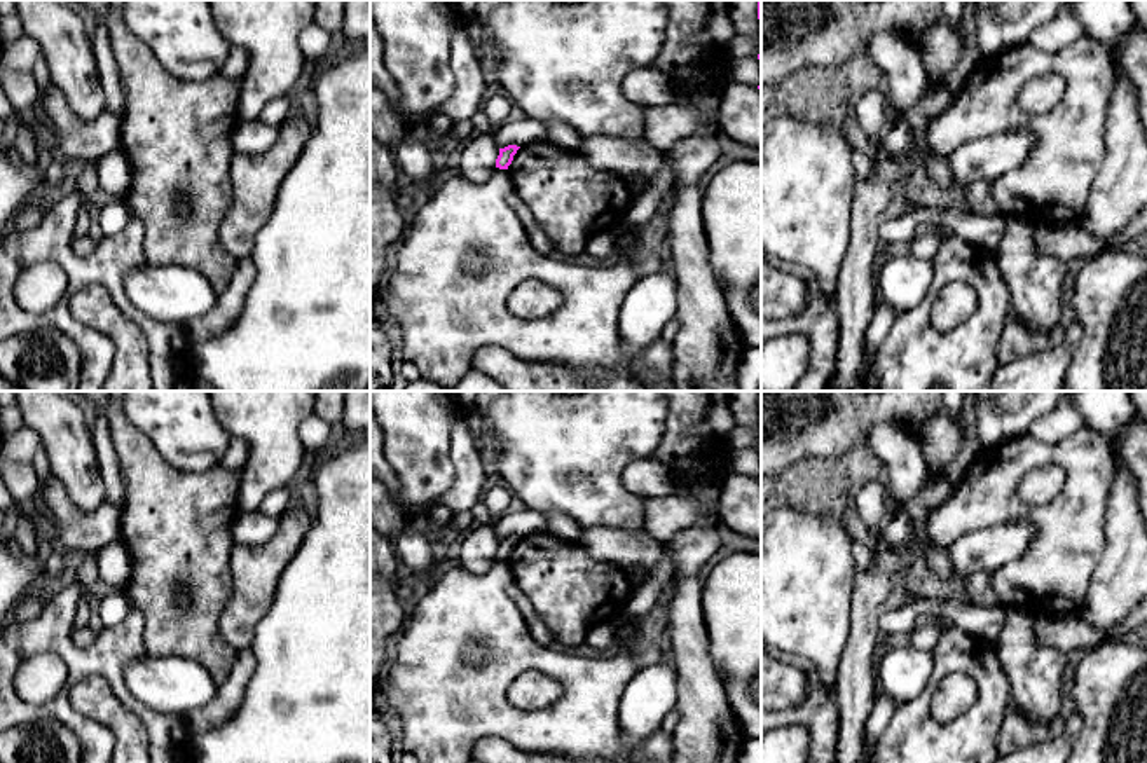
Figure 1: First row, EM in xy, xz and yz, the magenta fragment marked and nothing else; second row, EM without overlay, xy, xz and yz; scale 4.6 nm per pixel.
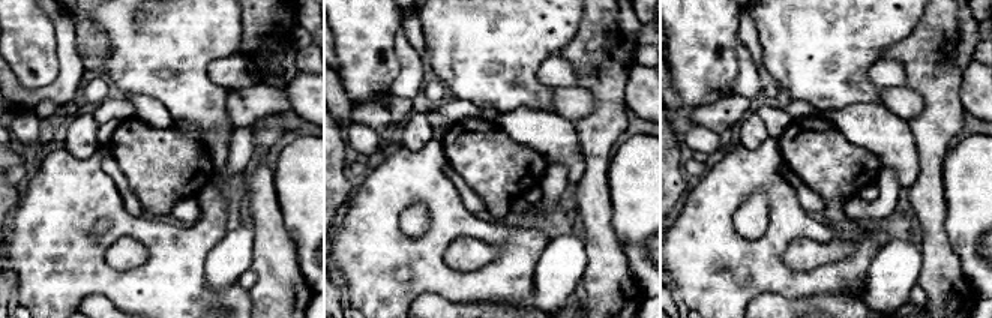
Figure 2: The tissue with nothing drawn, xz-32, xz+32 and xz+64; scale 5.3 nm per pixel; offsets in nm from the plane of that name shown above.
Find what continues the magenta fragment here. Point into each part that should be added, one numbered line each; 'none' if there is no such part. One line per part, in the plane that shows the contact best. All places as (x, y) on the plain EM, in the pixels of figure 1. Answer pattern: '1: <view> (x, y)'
none

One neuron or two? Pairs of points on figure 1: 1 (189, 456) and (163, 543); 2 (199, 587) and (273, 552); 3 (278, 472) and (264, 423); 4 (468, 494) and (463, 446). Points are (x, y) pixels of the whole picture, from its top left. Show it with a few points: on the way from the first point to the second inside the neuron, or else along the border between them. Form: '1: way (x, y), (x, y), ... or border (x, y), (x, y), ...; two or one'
1: border (154, 444), (180, 470), (205, 472), (219, 463); two
2: border (234, 545), (231, 550), (233, 596), (220, 613); two
3: way (278, 460), (273, 435); one
4: way (468, 482), (467, 458); one

